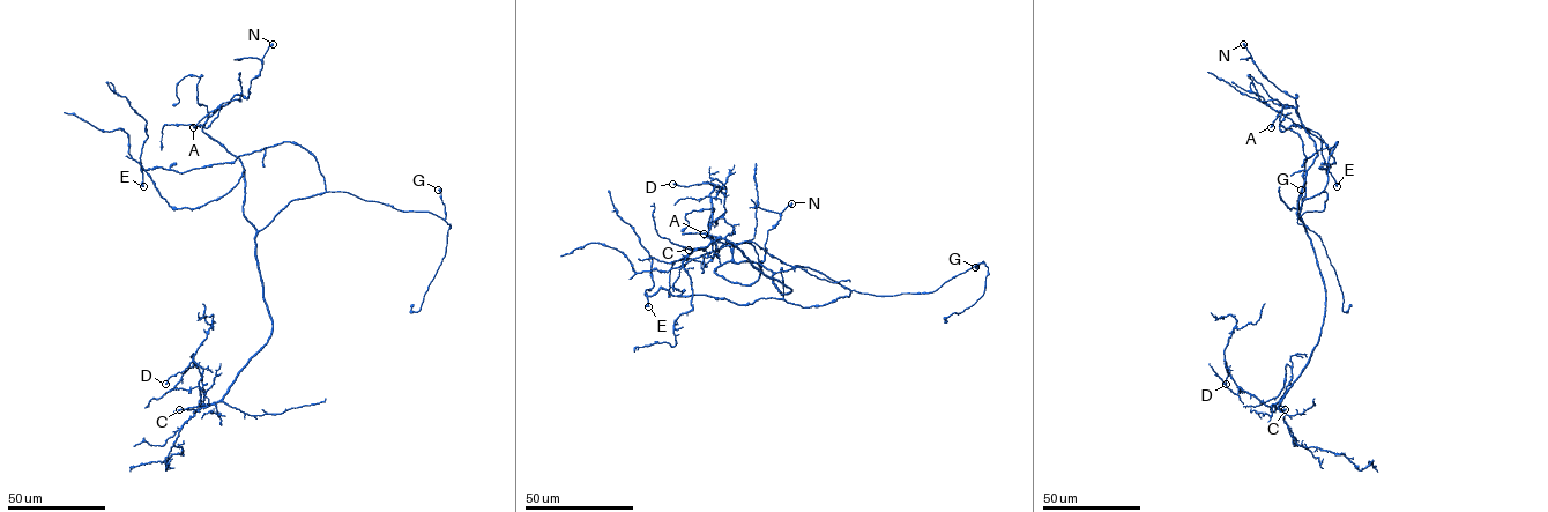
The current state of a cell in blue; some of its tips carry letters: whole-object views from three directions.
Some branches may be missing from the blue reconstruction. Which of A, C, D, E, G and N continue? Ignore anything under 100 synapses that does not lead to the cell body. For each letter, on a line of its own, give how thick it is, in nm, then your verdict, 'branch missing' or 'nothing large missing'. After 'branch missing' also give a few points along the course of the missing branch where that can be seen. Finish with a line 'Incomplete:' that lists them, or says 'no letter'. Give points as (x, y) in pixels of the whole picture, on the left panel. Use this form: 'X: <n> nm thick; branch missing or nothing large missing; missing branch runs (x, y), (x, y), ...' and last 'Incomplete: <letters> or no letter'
A: 190 nm thick; nothing large missing
C: 130 nm thick; nothing large missing
D: 240 nm thick; nothing large missing
E: 320 nm thick; nothing large missing
G: 460 nm thick; nothing large missing
N: 550 nm thick; nothing large missing
Incomplete: no letter

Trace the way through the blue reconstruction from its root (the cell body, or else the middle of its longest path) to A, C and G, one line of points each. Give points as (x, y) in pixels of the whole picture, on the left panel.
A: (277, 214), (258, 231), (244, 214), (243, 164), (202, 130), (218, 106), (193, 127)
C: (277, 214), (254, 238), (263, 301), (272, 323), (270, 335), (218, 401), (196, 410), (179, 409)
G: (277, 214), (292, 200), (341, 191), (404, 212), (428, 212), (444, 220), (445, 205), (438, 190)

